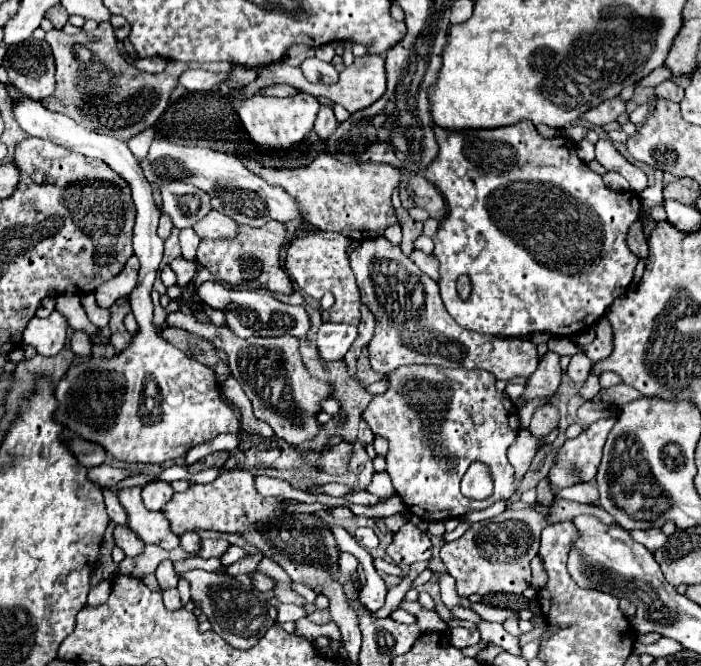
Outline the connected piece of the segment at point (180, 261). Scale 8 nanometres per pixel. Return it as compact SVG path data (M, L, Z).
M186 257L174 259L174 261L170 263L170 267L172 267L172 271L174 271L176 277L178 277L178 285L188 285L188 283L192 281L196 269L198 269L198 267L196 267L196 261L194 261L194 259L186 259Z

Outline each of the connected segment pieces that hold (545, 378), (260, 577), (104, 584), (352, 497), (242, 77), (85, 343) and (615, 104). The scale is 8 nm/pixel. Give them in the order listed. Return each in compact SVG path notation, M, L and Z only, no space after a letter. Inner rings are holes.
M548 351L540 359L536 373L532 377L528 377L528 381L526 381L524 401L530 401L534 397L548 397L558 389L560 377L562 377L562 369L558 365L558 359L560 359L560 355L556 355L552 351Z
M260 571L250 573L250 577L252 577L254 587L256 587L256 589L260 589L262 593L268 593L268 591L272 591L272 589L274 589L274 579L272 579L272 577L268 577L268 575L260 573Z
M100 581L98 585L94 585L92 589L90 589L90 595L88 595L88 605L102 605L106 599L108 599L108 595L110 595L110 581Z
M368 491L350 493L346 499L348 499L350 503L362 503L362 505L374 505L374 503L378 503L378 497L374 497L374 495L368 493Z
M235 65L229 78L230 81L236 81L243 84L253 82L257 77L255 69L247 68L241 65Z
M74 333L74 337L72 337L72 351L78 357L90 357L92 355L92 345L90 345L88 337L82 335L82 333Z
M612 97L612 99L606 99L602 101L602 105L586 111L586 121L592 123L592 125L606 125L606 123L612 123L616 121L618 115L622 115L626 111L626 103L622 101L622 97Z

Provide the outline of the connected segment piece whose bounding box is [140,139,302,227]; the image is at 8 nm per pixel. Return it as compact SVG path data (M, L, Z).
M154 139L148 155L140 161L140 167L146 179L154 185L162 185L164 181L186 181L204 189L206 193L216 197L212 199L212 207L232 217L240 225L262 227L268 221L288 223L294 219L302 219L298 201L294 201L290 193L262 181L262 177L258 177L256 173L246 171L246 165L242 165L240 159L226 153L218 153L206 147L184 147L166 139Z

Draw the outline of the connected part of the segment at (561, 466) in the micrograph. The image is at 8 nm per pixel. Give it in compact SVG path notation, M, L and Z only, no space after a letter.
M614 419L592 423L580 437L568 439L558 451L558 461L550 469L550 485L554 491L570 487L576 481L594 479L606 437L614 425Z

